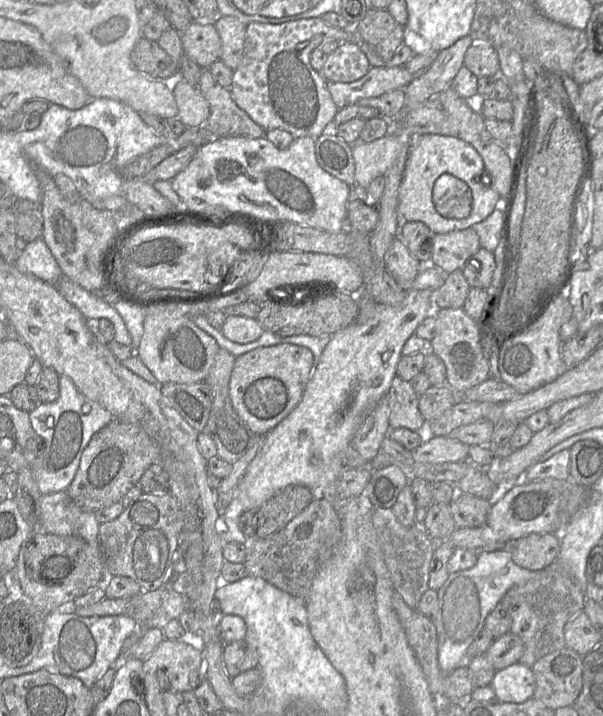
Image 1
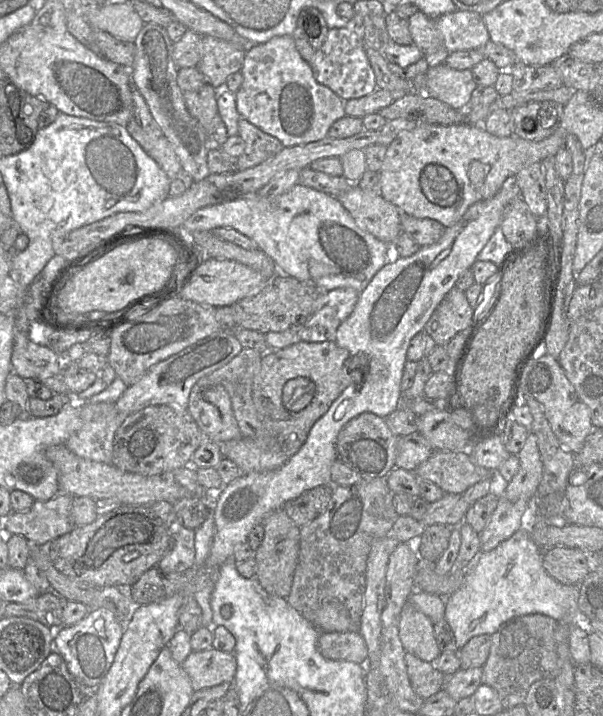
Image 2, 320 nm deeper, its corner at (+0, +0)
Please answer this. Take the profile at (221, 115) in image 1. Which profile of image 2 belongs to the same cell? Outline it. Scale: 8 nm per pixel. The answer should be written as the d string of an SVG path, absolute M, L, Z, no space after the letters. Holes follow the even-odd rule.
M242 117L238 121L238 136L244 141L245 149L236 159L237 171L244 171L263 163L284 147L277 138L263 132Z

